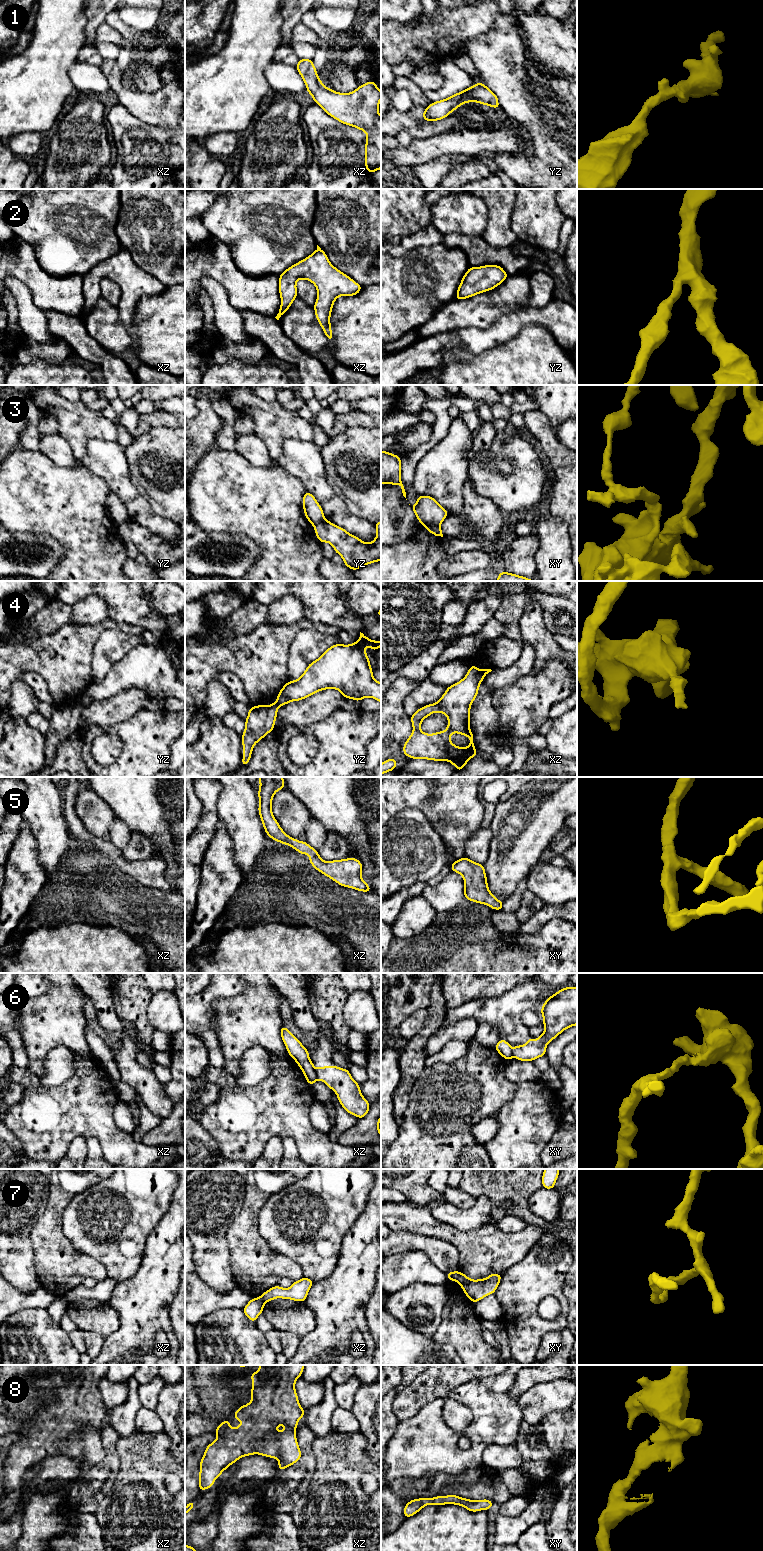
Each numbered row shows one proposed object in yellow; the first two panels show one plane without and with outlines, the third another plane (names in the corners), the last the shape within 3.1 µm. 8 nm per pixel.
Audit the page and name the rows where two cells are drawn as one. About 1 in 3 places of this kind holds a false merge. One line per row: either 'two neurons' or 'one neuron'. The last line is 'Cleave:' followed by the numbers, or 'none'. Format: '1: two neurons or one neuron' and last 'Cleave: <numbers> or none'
1: one neuron
2: one neuron
3: two neurons
4: two neurons
5: one neuron
6: two neurons
7: two neurons
8: one neuron
Cleave: 3, 4, 6, 7

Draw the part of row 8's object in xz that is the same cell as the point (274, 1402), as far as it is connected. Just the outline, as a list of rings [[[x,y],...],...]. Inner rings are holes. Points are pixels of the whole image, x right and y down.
[[[259,1365],[259,1370],[250,1374],[253,1381],[252,1401],[240,1406],[233,1416],[237,1421],[244,1421],[235,1429],[230,1427],[229,1419],[220,1423],[214,1431],[217,1439],[210,1443],[200,1461],[199,1491],[210,1489],[214,1480],[241,1457],[255,1454],[277,1458],[279,1471],[295,1464],[302,1456],[296,1439],[295,1429],[305,1411],[298,1401],[295,1391],[296,1380],[302,1376],[304,1365]]]

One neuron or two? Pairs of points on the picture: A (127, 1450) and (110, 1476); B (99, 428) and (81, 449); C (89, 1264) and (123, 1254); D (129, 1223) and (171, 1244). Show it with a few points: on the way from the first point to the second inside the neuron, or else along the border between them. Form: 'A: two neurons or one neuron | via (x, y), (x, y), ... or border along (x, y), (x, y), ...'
A: two neurons | border along (119, 1438), (116, 1443), (119, 1470), (113, 1483)
B: one neuron | via (92, 428), (81, 439), (81, 442)
C: two neurons | border along (77, 1250), (99, 1261), (104, 1266), (108, 1276)
D: two neurons | border along (164, 1215), (148, 1236), (142, 1256)

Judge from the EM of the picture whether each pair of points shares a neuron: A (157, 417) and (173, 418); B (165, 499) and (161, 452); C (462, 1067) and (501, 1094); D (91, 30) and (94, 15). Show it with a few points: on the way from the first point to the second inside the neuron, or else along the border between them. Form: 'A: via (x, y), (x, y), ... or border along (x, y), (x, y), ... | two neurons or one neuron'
A: via (161, 418), (169, 418) | one neuron
B: via (167, 487), (165, 485), (163, 464) | one neuron
C: via (472, 1077), (478, 1079), (491, 1090) | one neuron
D: via (92, 26), (94, 19) | one neuron

